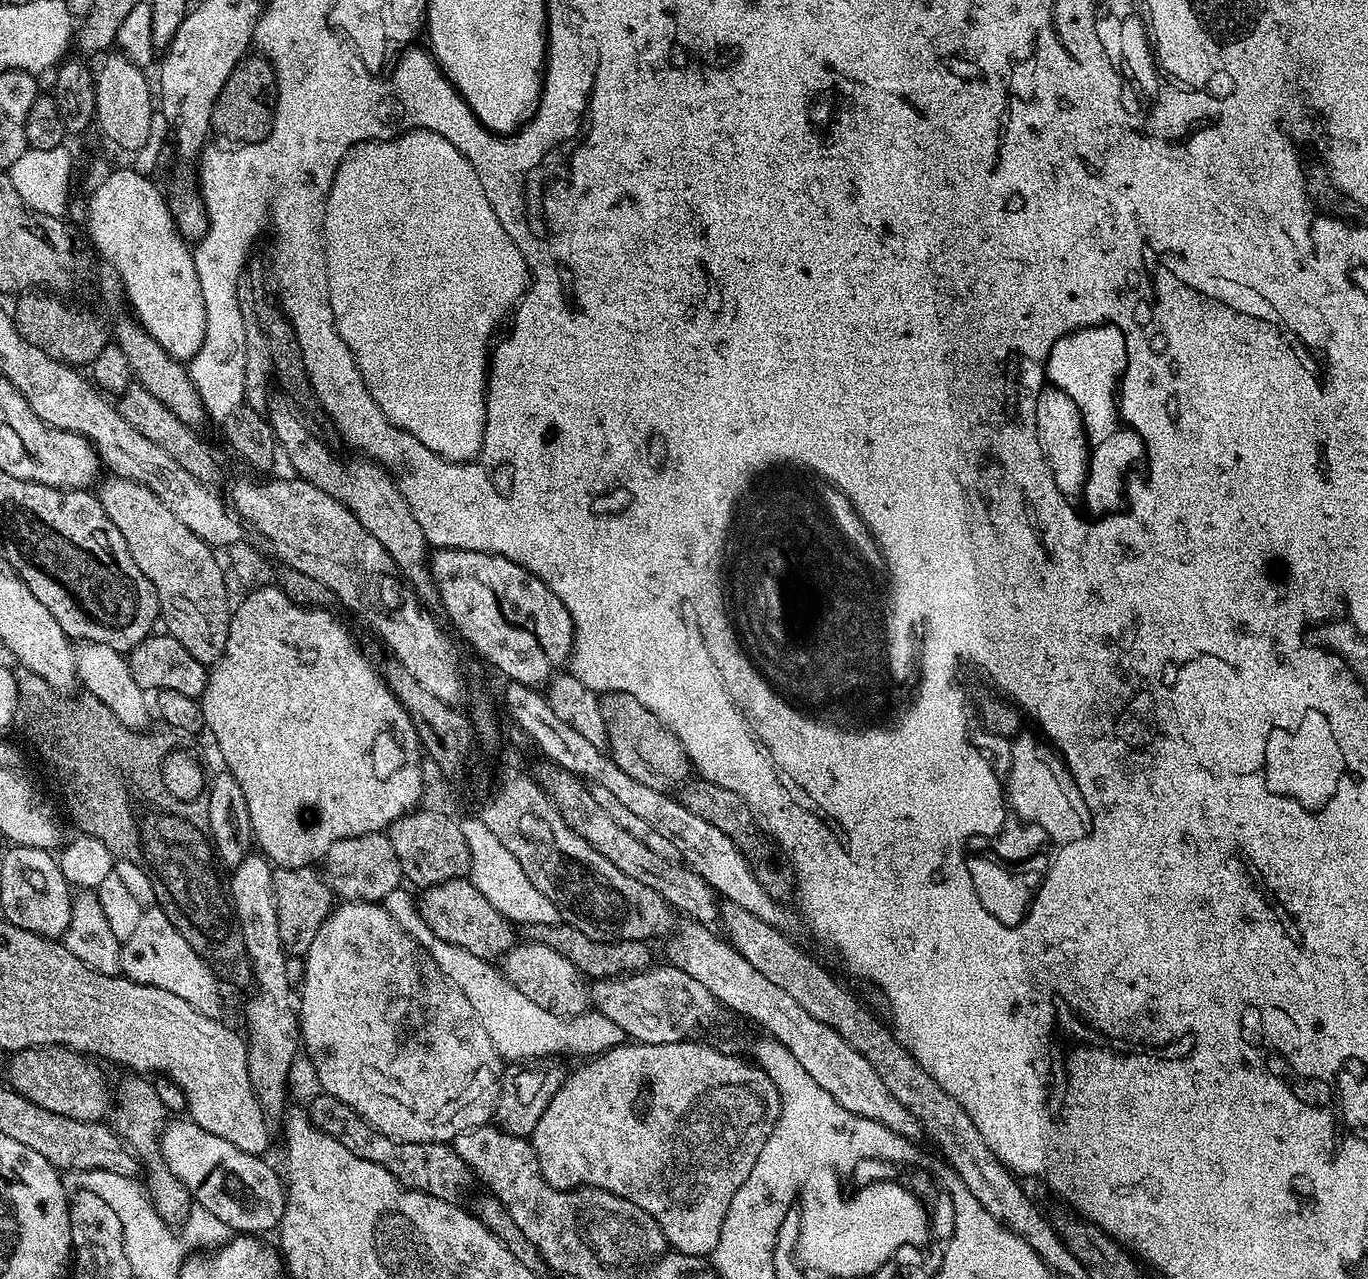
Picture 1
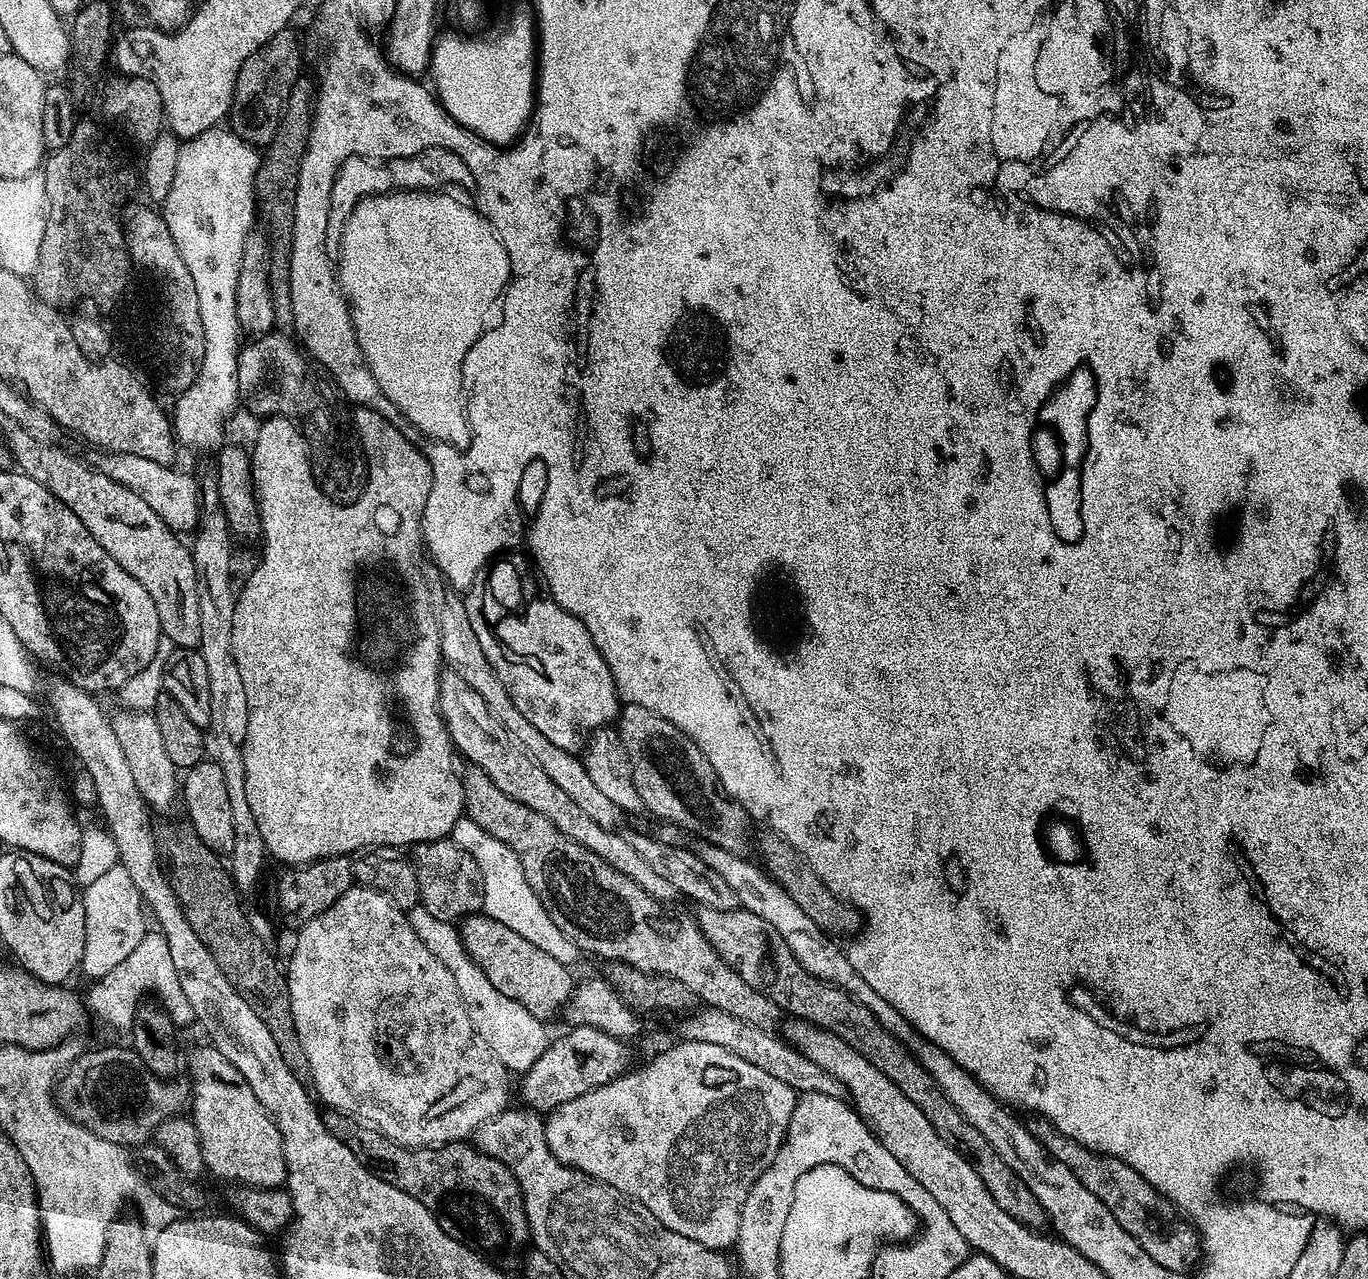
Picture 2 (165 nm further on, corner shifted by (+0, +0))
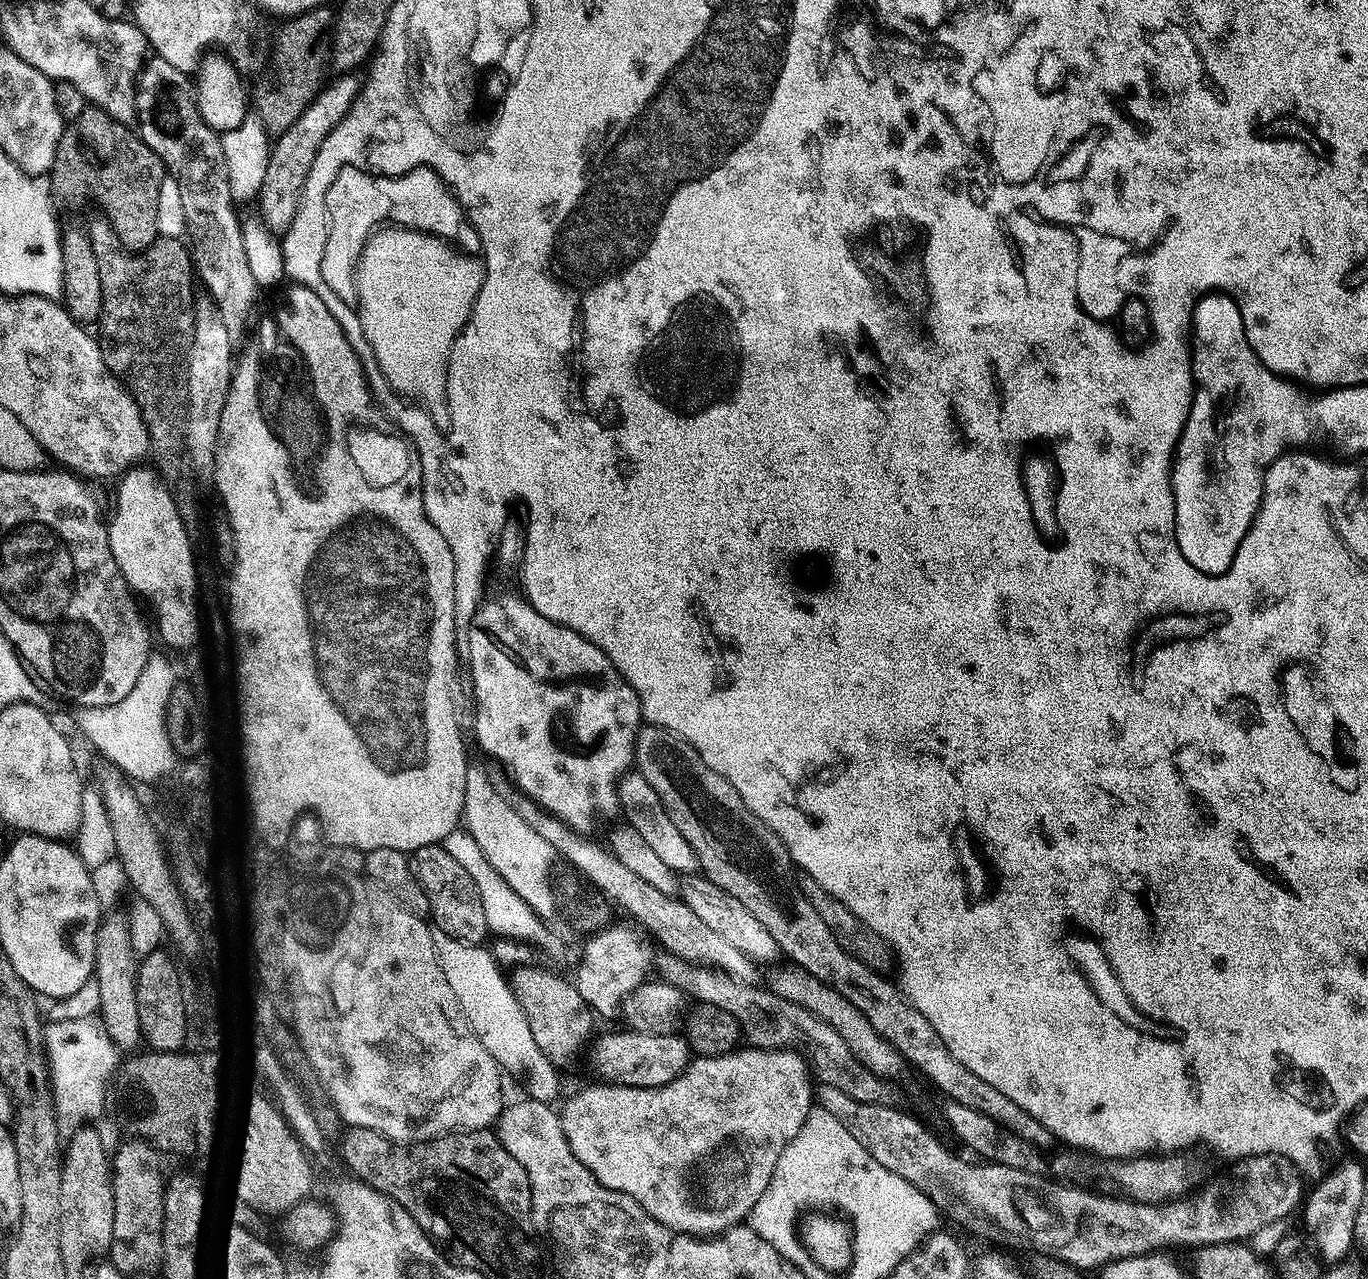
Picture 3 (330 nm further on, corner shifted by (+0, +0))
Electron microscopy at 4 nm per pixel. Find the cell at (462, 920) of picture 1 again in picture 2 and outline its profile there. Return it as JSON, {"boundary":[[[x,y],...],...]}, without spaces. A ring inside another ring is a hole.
{"boundary":[[[483,914],[464,917],[458,927],[466,954],[470,954],[482,974],[490,978],[494,990],[502,990],[502,994],[514,998],[514,1002],[526,1006],[526,1010],[542,1022],[548,1022],[551,1016],[561,1015],[573,994],[574,979],[568,973],[567,966],[548,953],[551,951],[547,947],[522,938],[522,934],[510,930],[510,926],[502,926],[502,922]]]}

